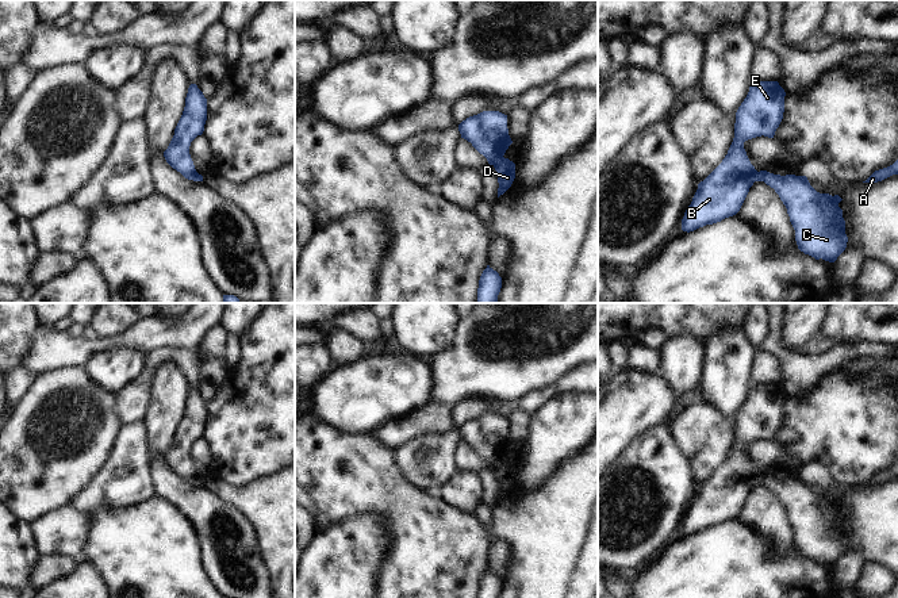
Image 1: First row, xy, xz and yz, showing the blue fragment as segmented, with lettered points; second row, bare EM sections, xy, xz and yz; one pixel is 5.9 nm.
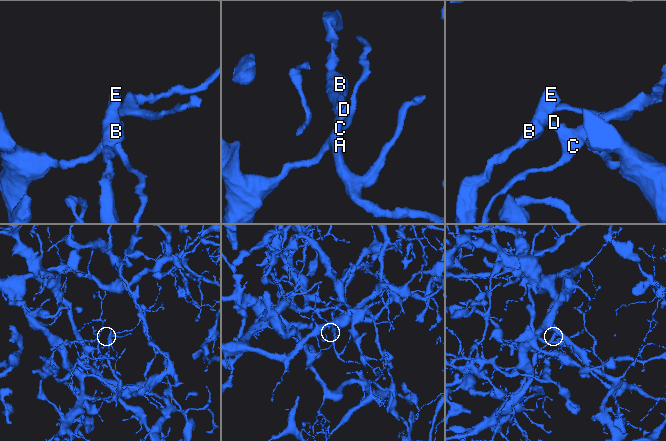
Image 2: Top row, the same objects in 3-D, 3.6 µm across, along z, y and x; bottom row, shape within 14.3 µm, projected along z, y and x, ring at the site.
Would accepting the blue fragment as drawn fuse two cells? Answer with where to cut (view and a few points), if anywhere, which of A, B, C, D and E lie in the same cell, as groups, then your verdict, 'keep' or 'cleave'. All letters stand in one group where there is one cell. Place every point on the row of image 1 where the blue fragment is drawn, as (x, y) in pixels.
xz (502, 156), (491, 164) | A C D / B E | cleave

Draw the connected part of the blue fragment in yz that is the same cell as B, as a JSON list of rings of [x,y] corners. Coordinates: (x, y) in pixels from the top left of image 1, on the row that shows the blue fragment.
[[[759,81],[736,112],[734,138],[722,162],[698,184],[682,219],[683,231],[736,215],[753,185],[757,170],[751,164],[744,142],[756,137],[774,138],[784,112],[784,89],[778,81]]]

